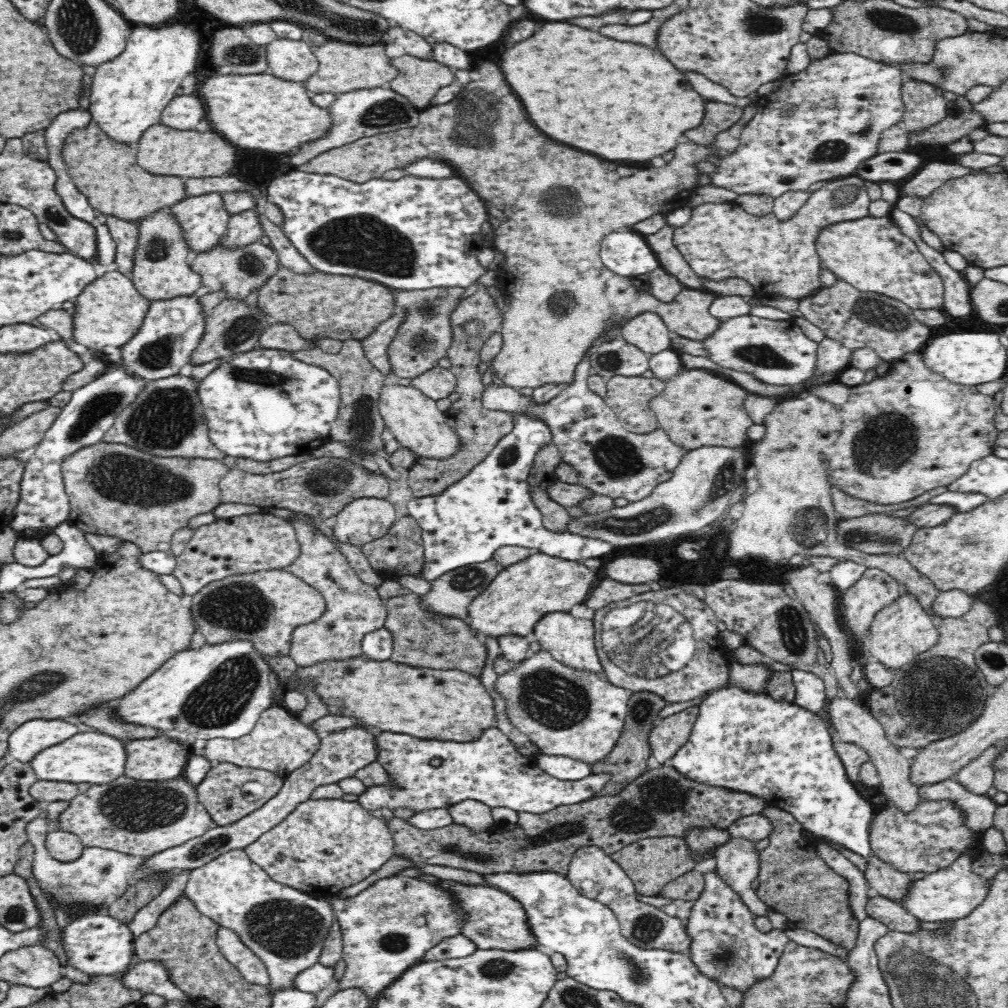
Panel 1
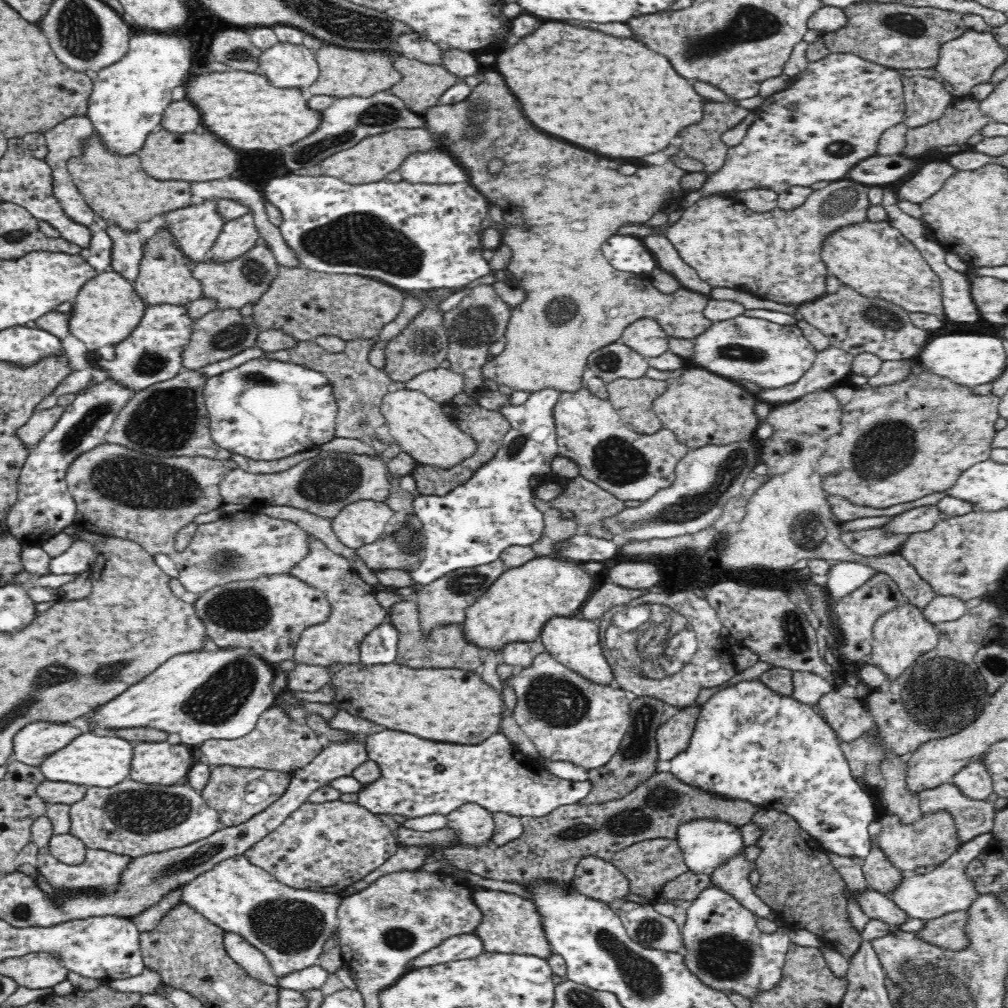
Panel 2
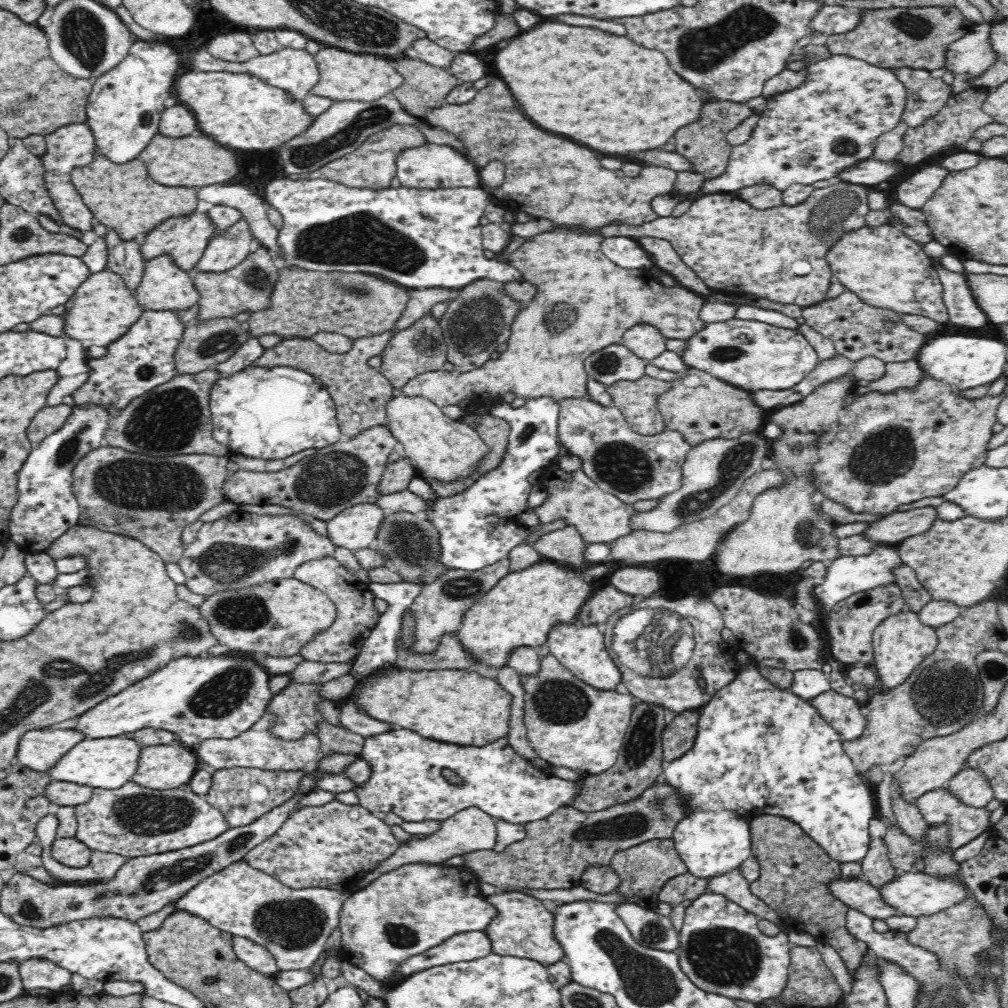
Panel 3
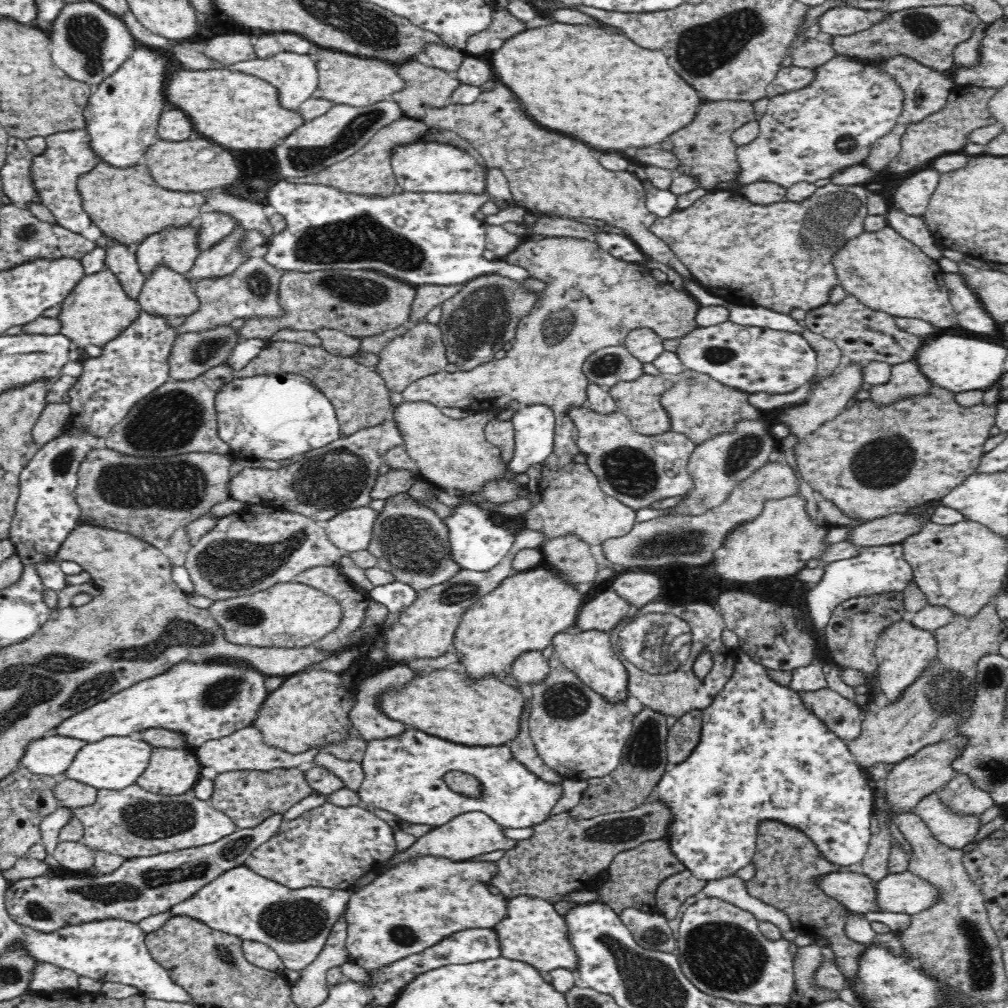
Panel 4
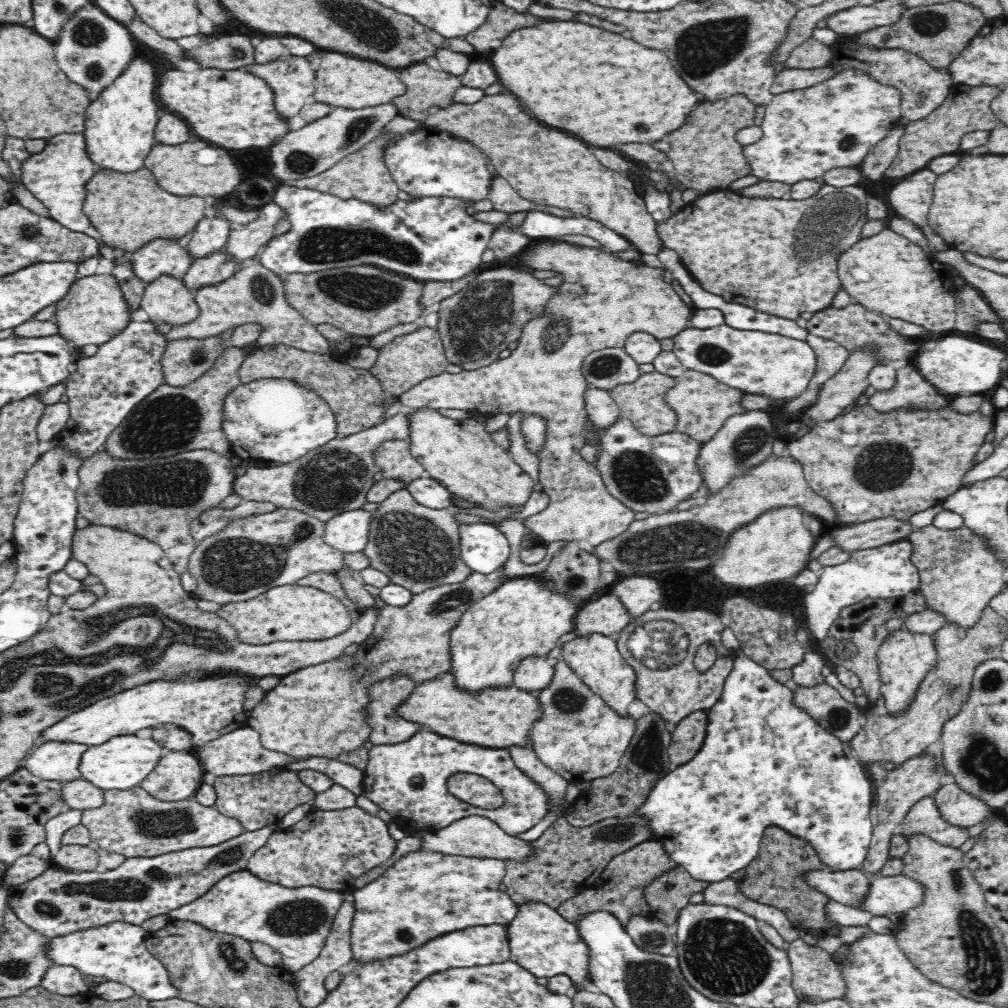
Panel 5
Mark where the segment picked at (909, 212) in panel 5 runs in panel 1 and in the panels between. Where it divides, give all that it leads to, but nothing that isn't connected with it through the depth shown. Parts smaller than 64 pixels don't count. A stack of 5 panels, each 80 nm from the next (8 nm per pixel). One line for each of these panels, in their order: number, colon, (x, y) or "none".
1: (933, 175)
2: (923, 184)
3: (914, 192)
4: (912, 196)

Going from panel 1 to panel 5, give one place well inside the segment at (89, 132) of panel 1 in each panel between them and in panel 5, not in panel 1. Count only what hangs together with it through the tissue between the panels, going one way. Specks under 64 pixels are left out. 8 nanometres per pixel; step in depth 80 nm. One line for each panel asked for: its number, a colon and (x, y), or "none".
2: (117, 188)
3: (124, 198)
4: (127, 205)
5: (129, 210)

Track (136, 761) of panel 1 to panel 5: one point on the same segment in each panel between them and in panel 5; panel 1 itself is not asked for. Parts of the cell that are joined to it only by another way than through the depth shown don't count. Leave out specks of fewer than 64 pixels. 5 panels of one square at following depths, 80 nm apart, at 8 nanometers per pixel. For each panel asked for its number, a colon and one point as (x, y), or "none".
2: (155, 763)
3: (162, 767)
4: (172, 772)
5: (179, 775)

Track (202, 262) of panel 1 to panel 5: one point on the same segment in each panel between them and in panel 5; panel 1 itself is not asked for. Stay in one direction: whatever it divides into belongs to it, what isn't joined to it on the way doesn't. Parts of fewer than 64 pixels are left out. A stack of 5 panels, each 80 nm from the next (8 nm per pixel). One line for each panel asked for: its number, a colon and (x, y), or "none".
2: (233, 285)
3: (247, 288)
4: (253, 291)
5: (254, 295)

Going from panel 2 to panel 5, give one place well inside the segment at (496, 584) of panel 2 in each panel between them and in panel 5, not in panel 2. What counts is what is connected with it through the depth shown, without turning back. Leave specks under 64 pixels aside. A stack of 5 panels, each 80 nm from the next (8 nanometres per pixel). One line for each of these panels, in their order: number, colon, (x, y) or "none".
3: (521, 610)
4: (524, 613)
5: (523, 617)

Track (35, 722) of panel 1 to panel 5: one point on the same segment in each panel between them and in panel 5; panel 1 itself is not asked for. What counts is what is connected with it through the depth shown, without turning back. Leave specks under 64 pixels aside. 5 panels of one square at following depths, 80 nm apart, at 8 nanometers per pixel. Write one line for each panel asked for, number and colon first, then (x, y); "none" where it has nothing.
2: (34, 743)
3: (41, 751)
4: (51, 756)
5: (53, 761)

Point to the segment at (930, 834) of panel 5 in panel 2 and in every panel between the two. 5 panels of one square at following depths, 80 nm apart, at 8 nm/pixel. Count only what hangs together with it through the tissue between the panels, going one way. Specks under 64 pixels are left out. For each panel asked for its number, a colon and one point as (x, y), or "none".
2: (971, 817)
3: (939, 808)
4: (955, 831)

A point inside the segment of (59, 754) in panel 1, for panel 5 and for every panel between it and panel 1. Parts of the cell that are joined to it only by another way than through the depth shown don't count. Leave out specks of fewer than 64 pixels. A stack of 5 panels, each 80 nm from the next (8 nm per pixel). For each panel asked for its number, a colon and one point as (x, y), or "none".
2: (90, 760)
3: (104, 763)
4: (114, 763)
5: (124, 762)

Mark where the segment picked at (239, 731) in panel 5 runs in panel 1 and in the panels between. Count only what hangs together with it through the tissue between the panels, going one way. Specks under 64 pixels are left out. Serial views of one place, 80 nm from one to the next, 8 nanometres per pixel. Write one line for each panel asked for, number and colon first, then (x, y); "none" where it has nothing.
1: (280, 743)
2: (277, 743)
3: (256, 748)
4: (245, 749)

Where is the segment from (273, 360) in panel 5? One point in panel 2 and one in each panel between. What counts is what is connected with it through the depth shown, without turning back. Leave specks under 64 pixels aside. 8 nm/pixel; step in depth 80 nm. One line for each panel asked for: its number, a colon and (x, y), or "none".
2: (358, 388)
3: (360, 392)
4: (360, 398)

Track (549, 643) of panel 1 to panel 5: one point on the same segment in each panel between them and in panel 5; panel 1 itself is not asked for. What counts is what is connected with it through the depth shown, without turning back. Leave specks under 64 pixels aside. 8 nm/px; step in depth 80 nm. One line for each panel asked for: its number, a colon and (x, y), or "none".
2: (574, 642)
3: (581, 649)
4: (589, 654)
5: (595, 658)

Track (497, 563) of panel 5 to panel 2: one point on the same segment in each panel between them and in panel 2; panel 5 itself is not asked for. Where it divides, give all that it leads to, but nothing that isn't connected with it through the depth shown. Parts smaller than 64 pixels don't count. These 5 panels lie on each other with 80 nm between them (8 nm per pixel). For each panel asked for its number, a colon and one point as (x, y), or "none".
2: (471, 526)
3: (478, 527)
4: (478, 543)

